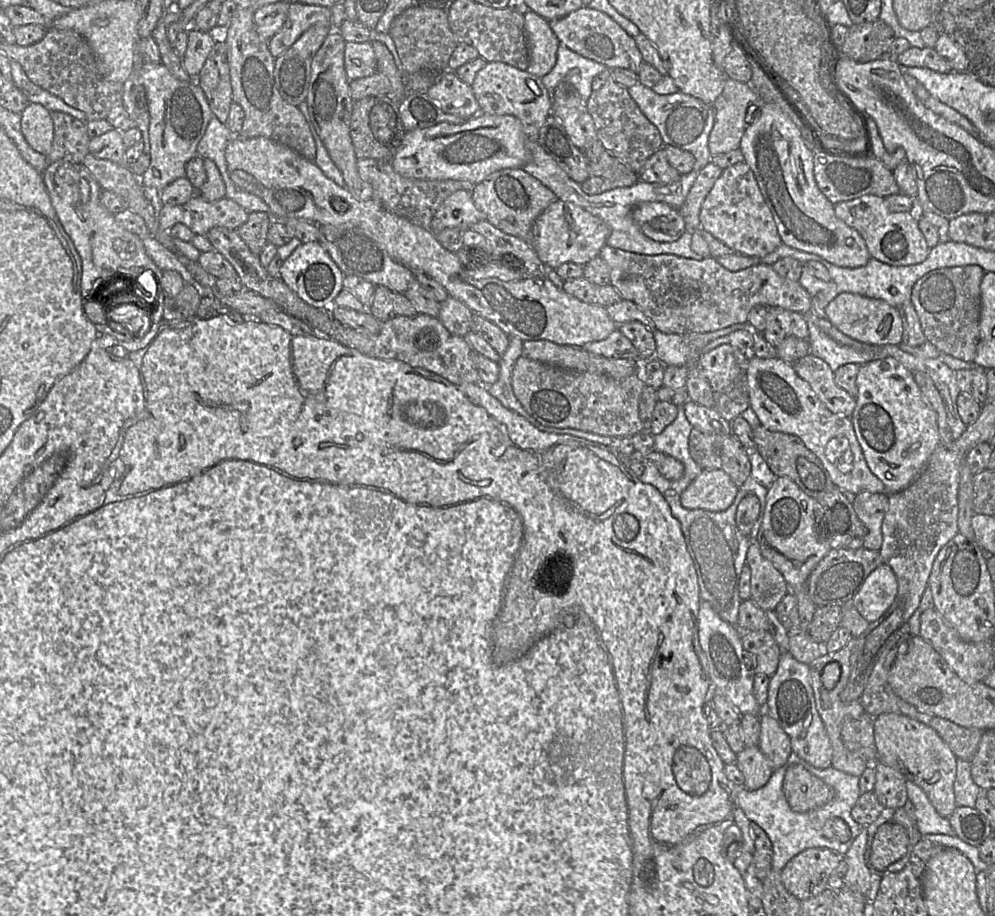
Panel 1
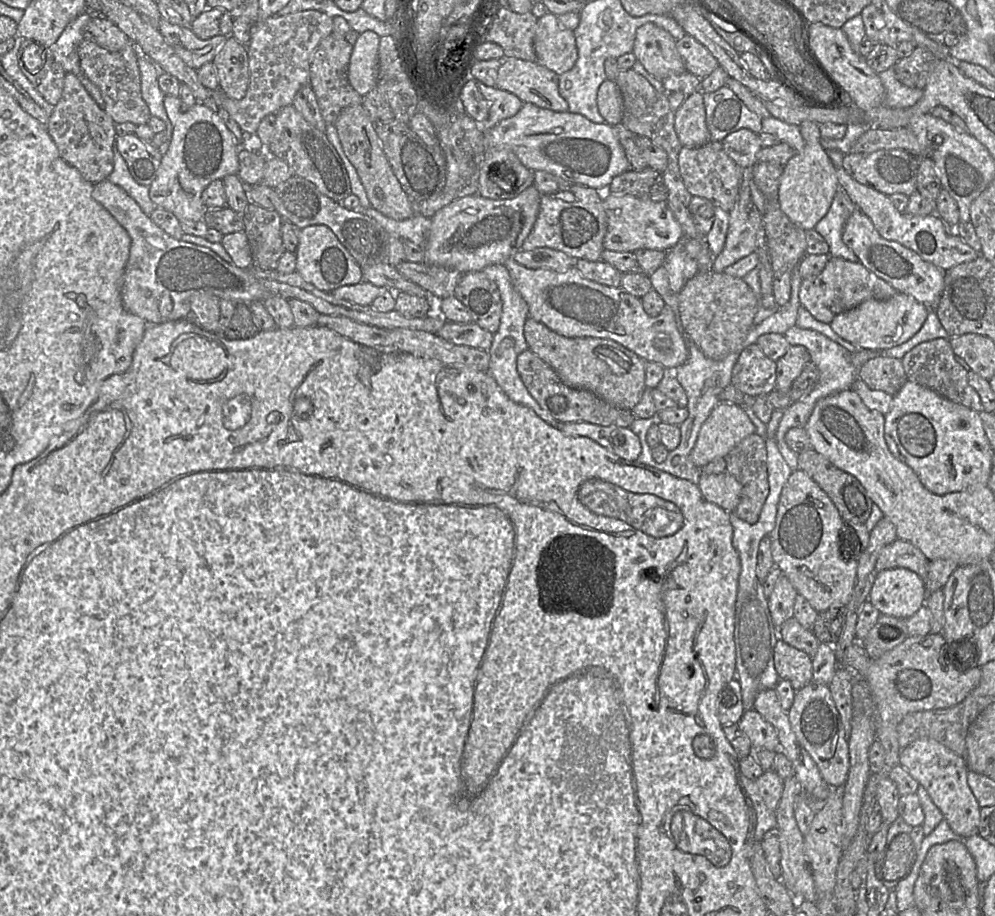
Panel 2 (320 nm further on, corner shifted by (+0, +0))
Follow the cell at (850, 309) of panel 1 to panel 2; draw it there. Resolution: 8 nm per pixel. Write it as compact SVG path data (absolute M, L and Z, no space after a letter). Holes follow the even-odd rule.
M898 292L888 299L866 300L836 315L829 325L837 335L856 347L884 350L901 345L913 337L923 326L929 312L926 305L911 295Z

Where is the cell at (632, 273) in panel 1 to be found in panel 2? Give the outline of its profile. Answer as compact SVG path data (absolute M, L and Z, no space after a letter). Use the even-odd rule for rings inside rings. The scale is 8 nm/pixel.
M830 257L817 275L802 279L799 288L801 306L818 321L830 324L836 315L850 310L869 299L884 300L898 293L888 282L869 271L861 262Z

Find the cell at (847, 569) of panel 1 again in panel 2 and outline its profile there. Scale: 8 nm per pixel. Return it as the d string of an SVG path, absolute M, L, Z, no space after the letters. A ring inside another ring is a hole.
M897 538L886 546L876 562L876 573L892 568L907 568L925 577L930 560L912 543Z

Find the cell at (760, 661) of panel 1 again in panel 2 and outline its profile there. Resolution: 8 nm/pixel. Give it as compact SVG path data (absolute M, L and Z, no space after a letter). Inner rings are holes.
M779 638L774 648L774 666L782 680L788 680L795 691L813 680L812 657Z

